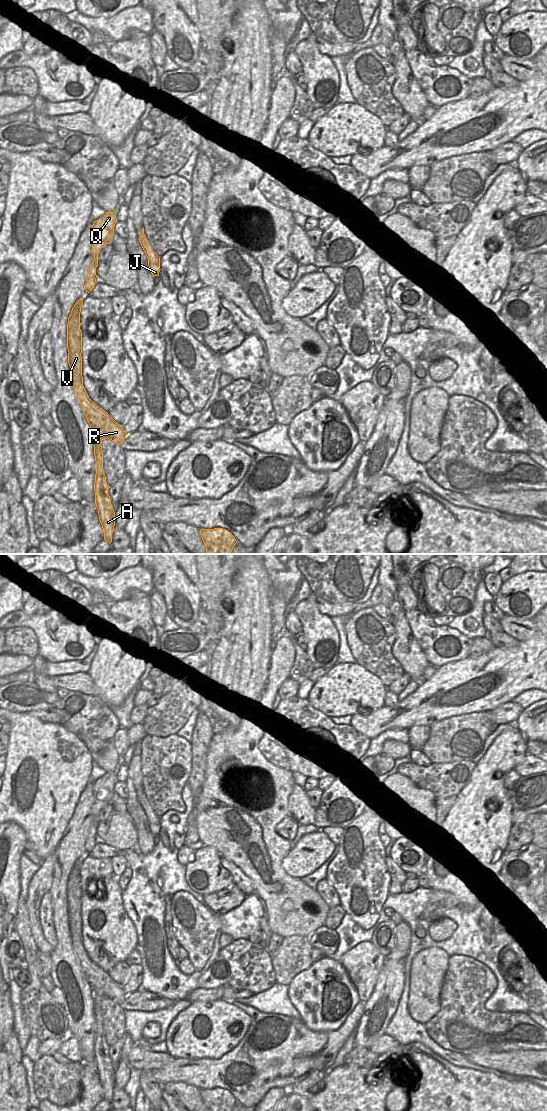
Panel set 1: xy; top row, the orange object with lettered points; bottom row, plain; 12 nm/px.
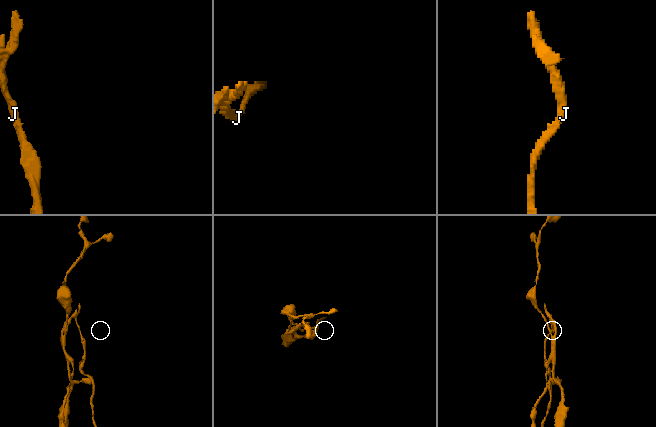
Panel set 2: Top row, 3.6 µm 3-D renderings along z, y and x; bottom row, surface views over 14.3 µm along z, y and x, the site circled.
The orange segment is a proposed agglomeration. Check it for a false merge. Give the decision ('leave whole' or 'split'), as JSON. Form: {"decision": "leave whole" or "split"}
{"decision": "split"}

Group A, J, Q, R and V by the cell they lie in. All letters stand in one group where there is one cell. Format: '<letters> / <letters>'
A J Q / R V

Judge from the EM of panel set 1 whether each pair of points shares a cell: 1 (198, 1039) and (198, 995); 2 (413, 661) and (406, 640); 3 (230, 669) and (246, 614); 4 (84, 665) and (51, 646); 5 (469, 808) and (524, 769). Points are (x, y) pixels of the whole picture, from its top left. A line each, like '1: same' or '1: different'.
1: different
2: same
3: same
4: different
5: different

